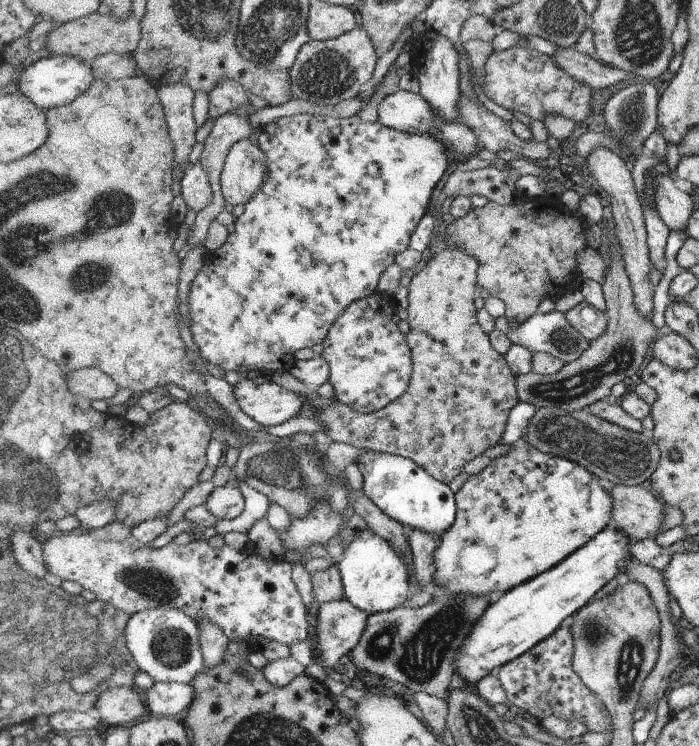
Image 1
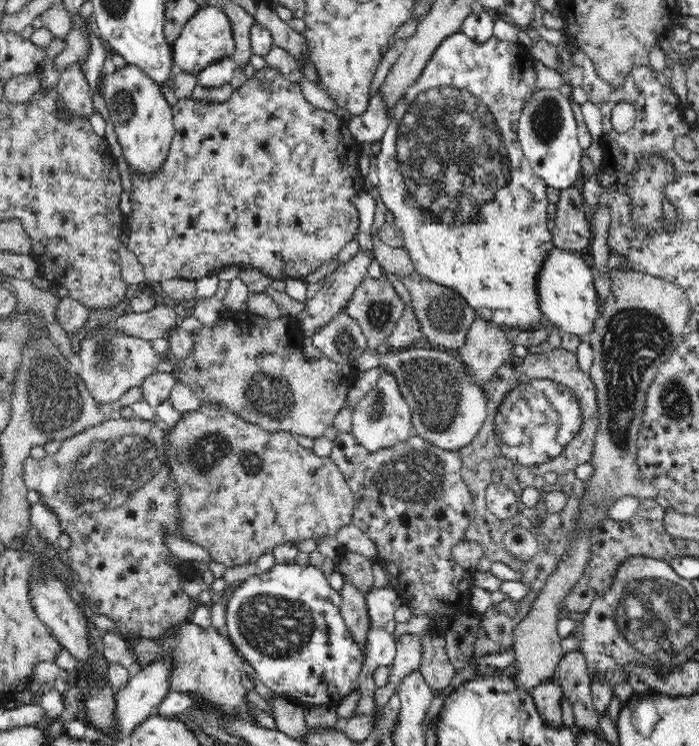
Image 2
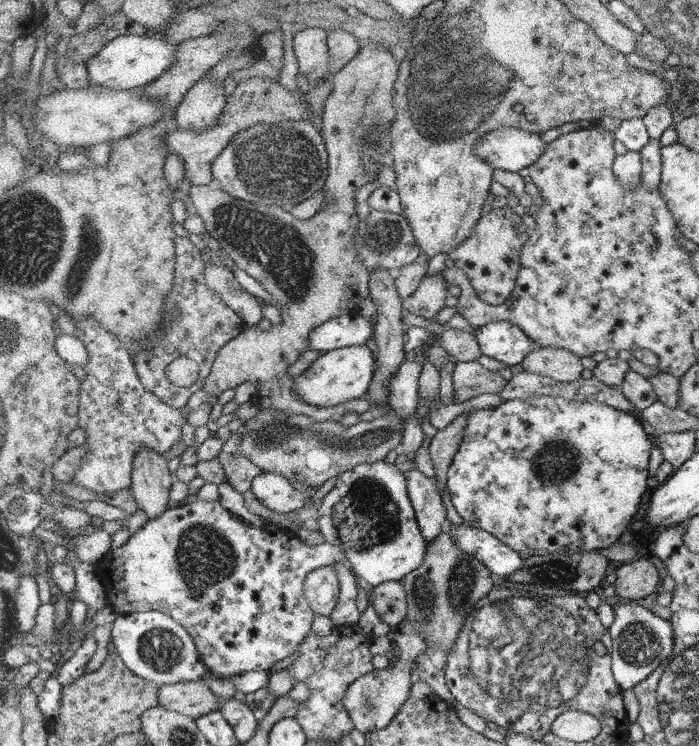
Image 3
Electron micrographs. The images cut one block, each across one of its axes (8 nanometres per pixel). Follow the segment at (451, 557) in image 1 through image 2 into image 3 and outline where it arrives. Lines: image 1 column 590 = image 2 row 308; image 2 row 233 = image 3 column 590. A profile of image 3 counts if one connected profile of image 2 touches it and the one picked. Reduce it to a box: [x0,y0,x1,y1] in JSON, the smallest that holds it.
[447,395,652,553]

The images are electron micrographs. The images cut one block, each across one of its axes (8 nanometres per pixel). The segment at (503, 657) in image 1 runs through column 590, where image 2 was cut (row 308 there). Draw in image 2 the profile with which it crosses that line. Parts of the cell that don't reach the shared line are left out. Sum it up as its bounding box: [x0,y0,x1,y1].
[537,247,603,339]

